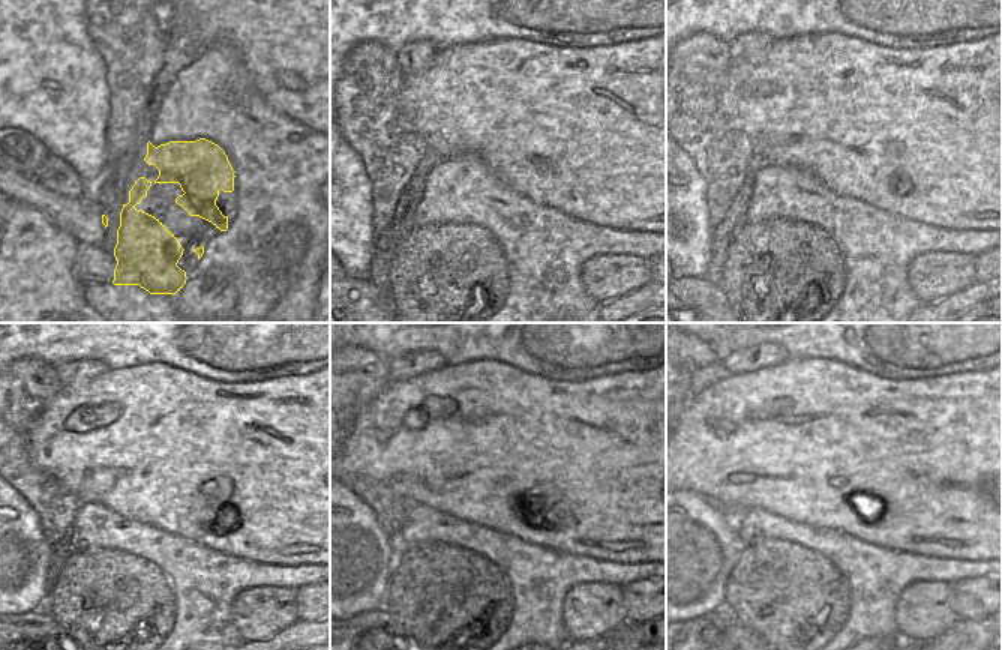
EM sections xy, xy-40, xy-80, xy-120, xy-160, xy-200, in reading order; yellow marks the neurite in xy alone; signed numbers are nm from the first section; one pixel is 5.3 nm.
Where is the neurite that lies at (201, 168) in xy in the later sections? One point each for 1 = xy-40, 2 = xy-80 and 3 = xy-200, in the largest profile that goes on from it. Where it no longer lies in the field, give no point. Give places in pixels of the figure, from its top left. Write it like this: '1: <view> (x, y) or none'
1: xy-40 (525, 204)
2: xy-80 (864, 209)
3: xy-200 (863, 548)

